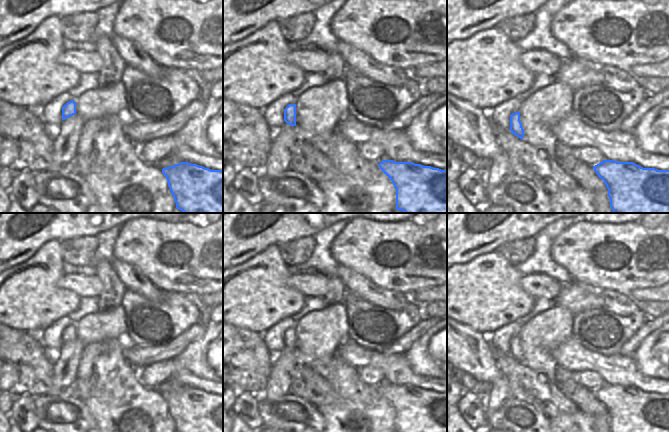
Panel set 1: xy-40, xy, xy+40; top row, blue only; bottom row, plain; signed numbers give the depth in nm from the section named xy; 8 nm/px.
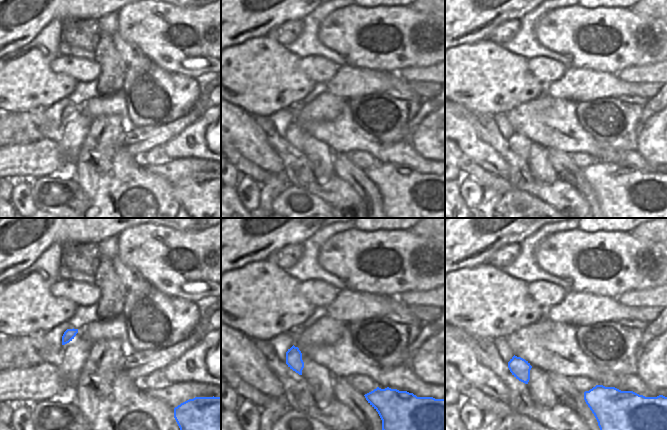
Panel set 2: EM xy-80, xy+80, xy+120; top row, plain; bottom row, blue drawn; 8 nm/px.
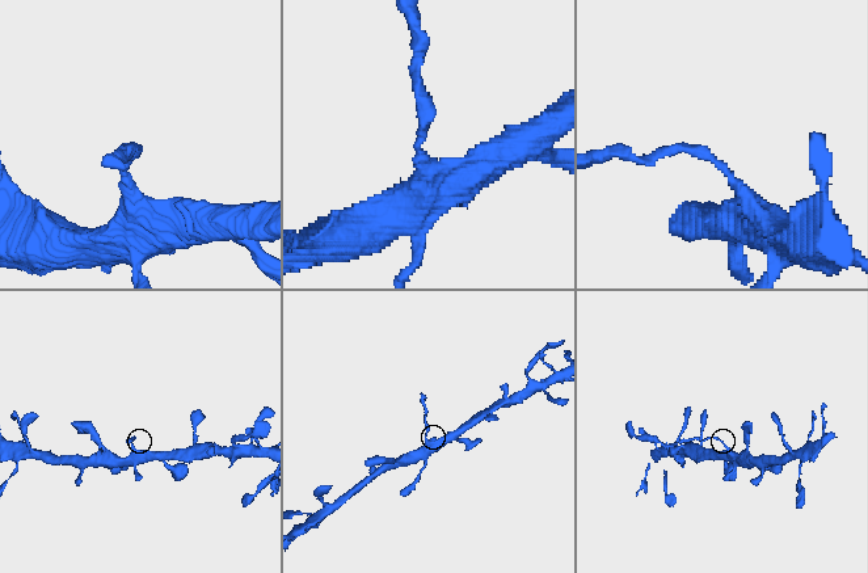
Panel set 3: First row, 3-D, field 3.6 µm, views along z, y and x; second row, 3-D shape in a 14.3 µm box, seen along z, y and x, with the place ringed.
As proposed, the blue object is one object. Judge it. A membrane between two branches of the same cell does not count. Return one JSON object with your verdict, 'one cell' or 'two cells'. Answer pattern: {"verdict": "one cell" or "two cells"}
{"verdict": "two cells"}

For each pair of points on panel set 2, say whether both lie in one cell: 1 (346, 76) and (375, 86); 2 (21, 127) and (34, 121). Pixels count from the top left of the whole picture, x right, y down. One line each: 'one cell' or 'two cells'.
1: one cell
2: one cell

